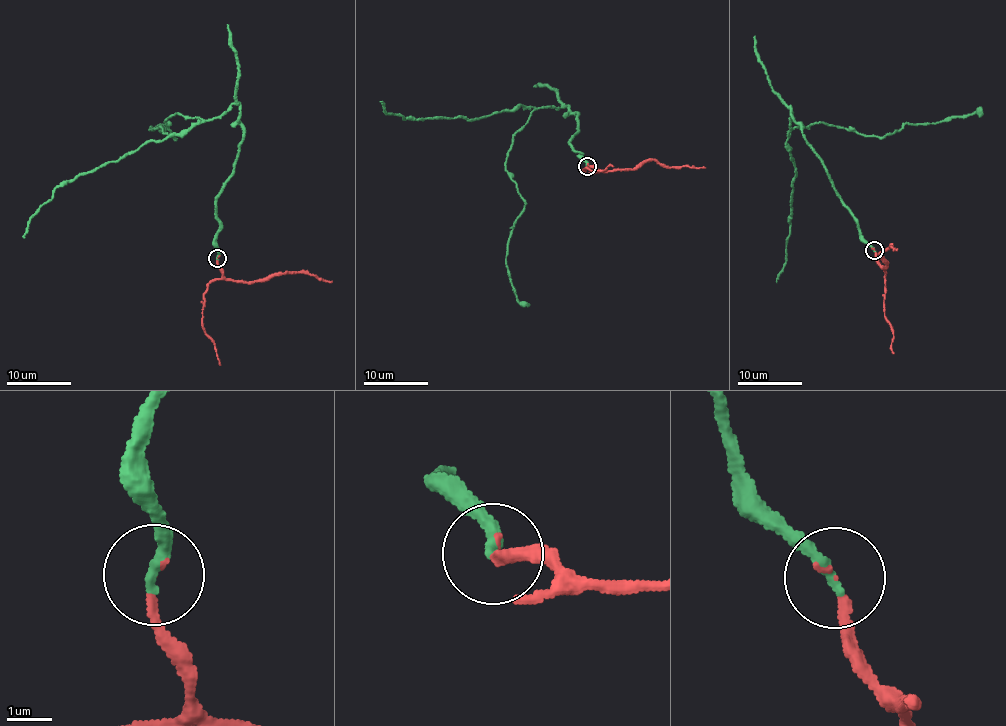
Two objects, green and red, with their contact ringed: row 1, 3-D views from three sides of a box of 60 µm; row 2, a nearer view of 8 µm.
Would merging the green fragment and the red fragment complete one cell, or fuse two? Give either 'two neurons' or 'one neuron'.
one neuron

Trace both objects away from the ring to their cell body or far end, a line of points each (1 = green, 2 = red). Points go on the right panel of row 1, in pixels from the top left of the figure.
1: (874, 249), (791, 108), (786, 143), (797, 173), (785, 261), (776, 282)
2: (874, 249), (875, 259), (885, 267), (887, 263), (880, 254), (891, 246), (897, 248)

